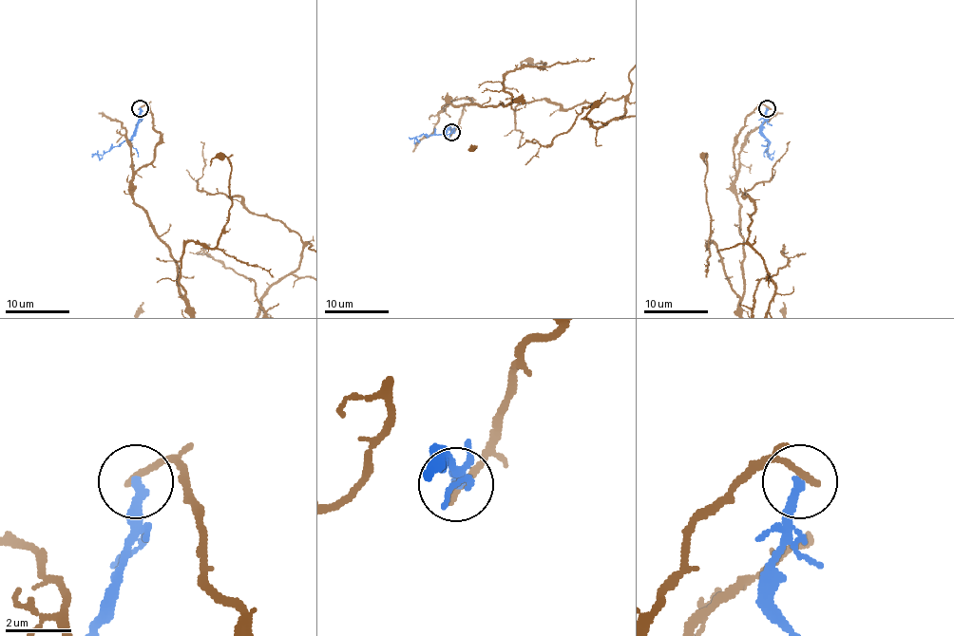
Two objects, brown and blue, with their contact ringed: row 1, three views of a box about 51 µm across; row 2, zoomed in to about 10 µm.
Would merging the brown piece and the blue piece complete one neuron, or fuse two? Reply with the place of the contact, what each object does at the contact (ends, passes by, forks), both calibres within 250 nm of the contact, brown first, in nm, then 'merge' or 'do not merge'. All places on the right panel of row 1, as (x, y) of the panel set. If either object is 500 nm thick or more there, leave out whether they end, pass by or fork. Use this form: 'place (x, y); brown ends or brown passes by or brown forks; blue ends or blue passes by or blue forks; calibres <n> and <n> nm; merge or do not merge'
place (767, 108); brown ends; blue ends; calibres 240 and 300 nm; do not merge

